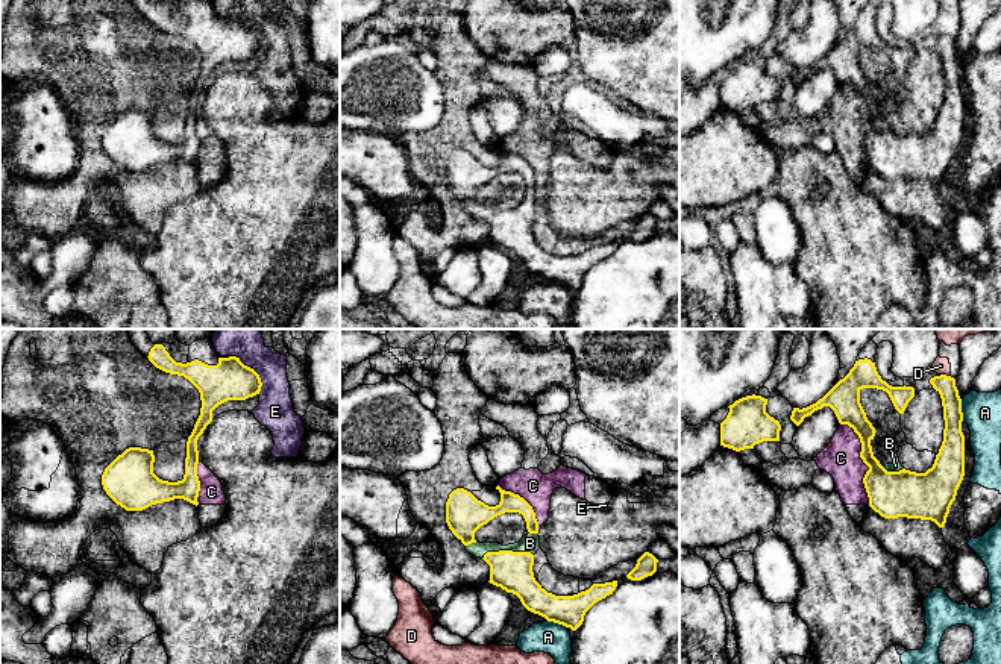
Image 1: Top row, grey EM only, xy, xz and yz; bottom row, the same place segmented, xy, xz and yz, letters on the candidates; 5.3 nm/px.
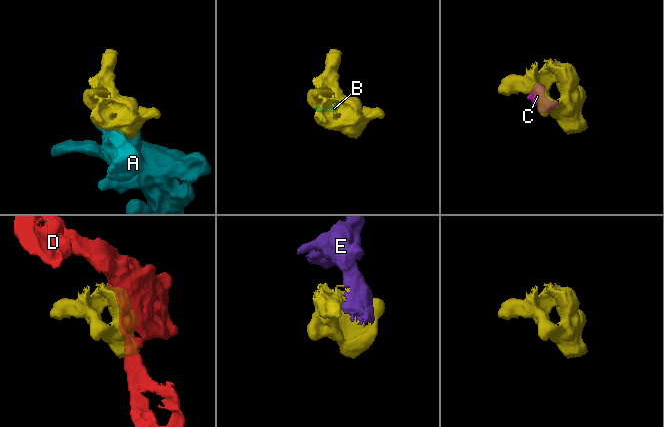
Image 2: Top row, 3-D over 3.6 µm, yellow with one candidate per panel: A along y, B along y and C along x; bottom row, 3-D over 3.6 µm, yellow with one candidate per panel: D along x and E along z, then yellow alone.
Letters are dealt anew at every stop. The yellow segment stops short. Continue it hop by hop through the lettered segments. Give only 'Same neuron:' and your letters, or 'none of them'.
Same neuron: B

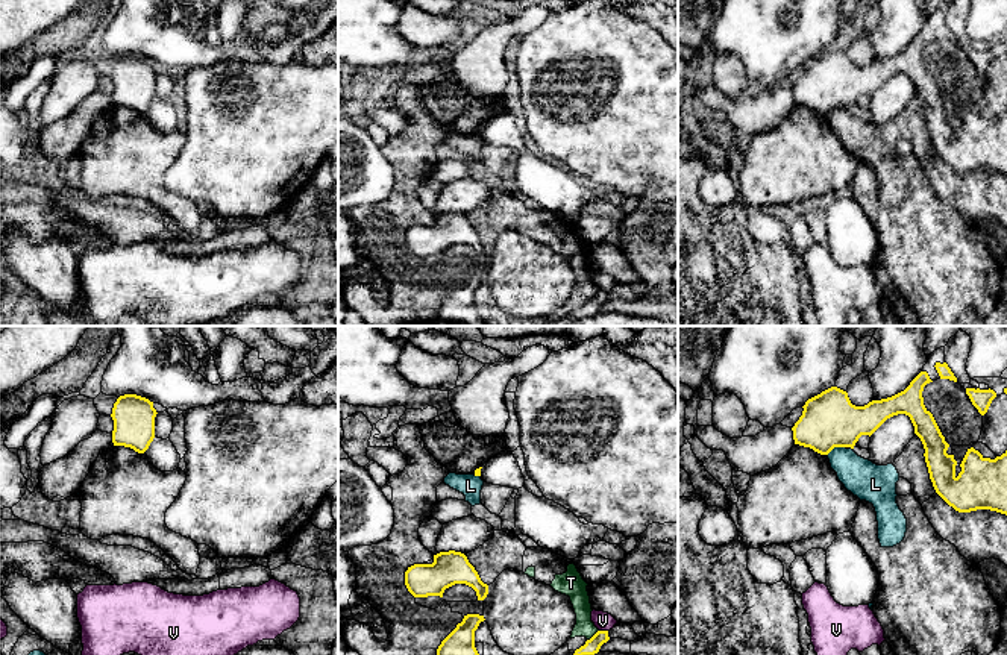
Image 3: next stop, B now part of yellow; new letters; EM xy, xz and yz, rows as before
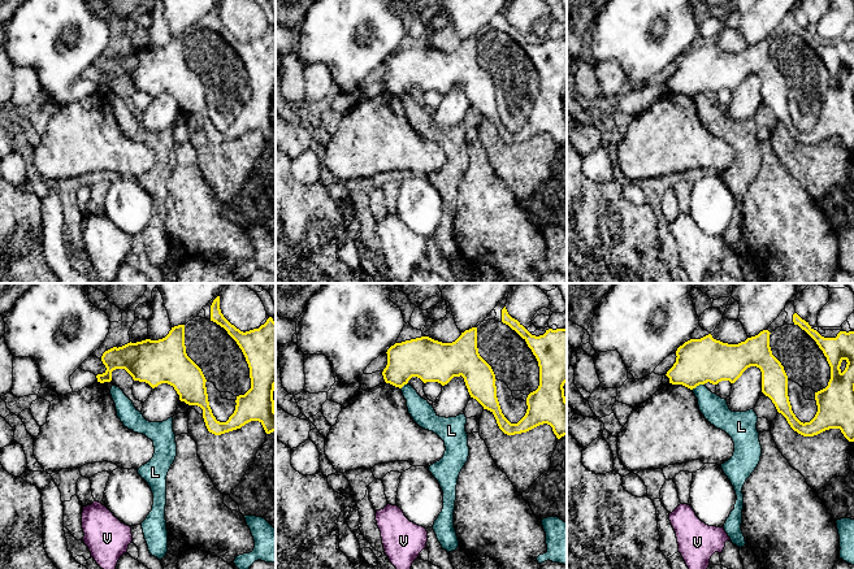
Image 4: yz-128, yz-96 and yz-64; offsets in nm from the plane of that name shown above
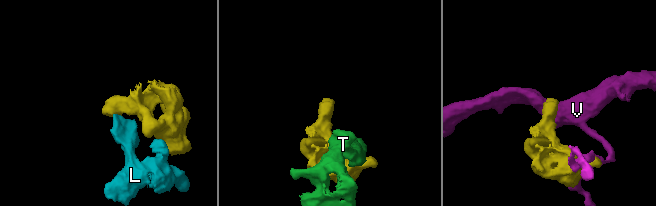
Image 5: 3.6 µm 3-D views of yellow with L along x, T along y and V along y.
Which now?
Same neuron: none of them

